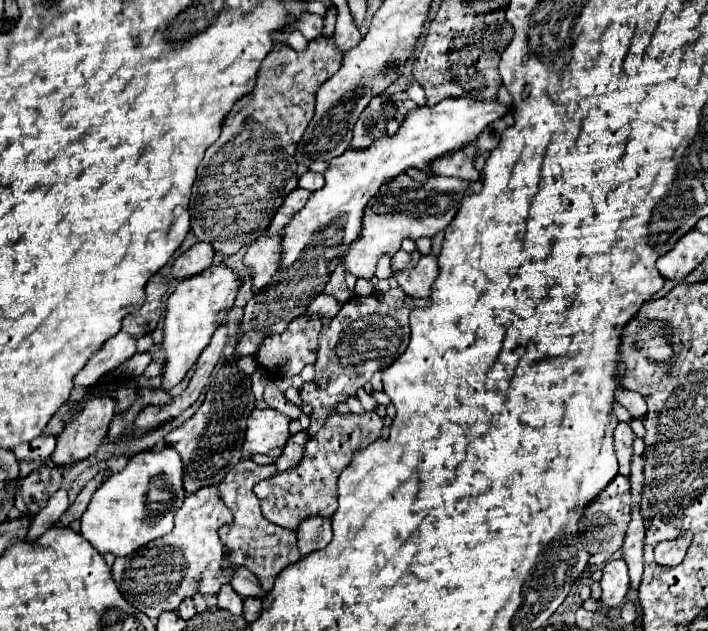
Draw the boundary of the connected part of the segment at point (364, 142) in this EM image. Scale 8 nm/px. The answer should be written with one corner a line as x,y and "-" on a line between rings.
379,95
375,97
367,109
361,113
355,131
353,131
353,141
351,141
351,149
367,149
375,139
379,139
385,131
387,131
387,117
395,117
395,109
391,107
391,103
399,103
399,99
393,97
385,97

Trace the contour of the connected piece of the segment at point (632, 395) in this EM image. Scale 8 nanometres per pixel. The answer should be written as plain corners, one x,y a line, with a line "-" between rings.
619,391
617,401
619,401
633,417
637,417
637,419
643,419
643,417
647,415
647,411
649,411
645,399
643,399
639,393
635,393
635,391

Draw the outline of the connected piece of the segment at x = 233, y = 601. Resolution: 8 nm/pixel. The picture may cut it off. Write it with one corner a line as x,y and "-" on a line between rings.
223,585
223,589
217,595
217,607
227,609
233,615
243,615
243,597
239,597
229,585

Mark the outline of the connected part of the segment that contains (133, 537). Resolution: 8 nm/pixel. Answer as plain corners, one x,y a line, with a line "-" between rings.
165,445
131,457
121,473
107,477
93,493
93,499
81,517
79,533
99,555
113,553
115,557
127,557
149,541
167,535
173,529
173,517
185,499
181,473
183,463
179,461
179,453

